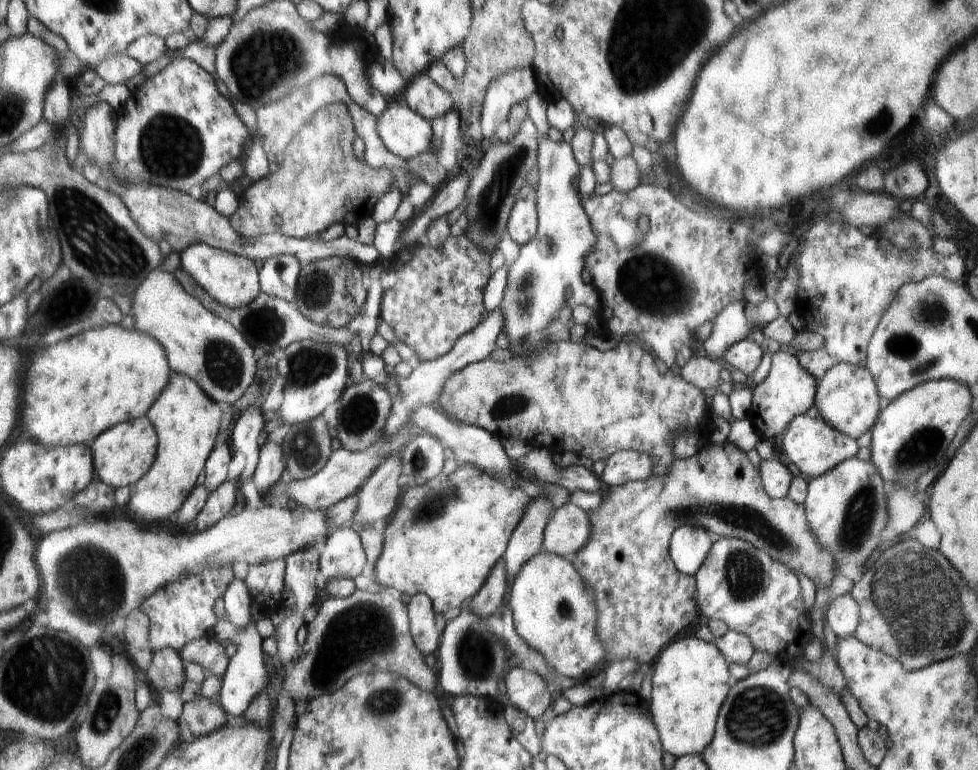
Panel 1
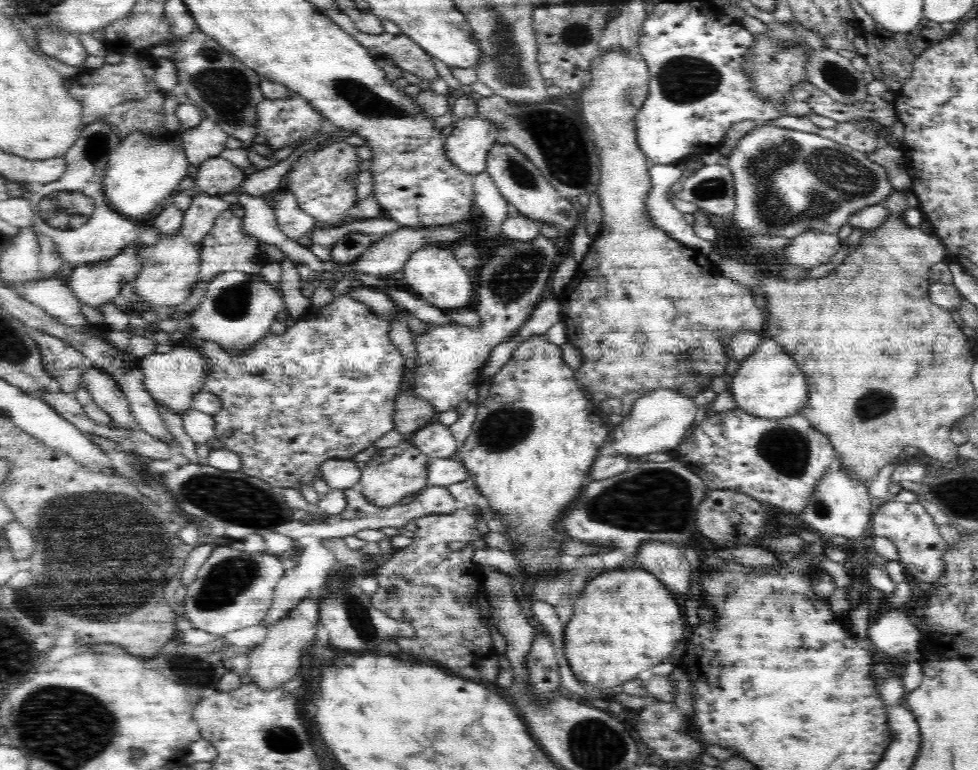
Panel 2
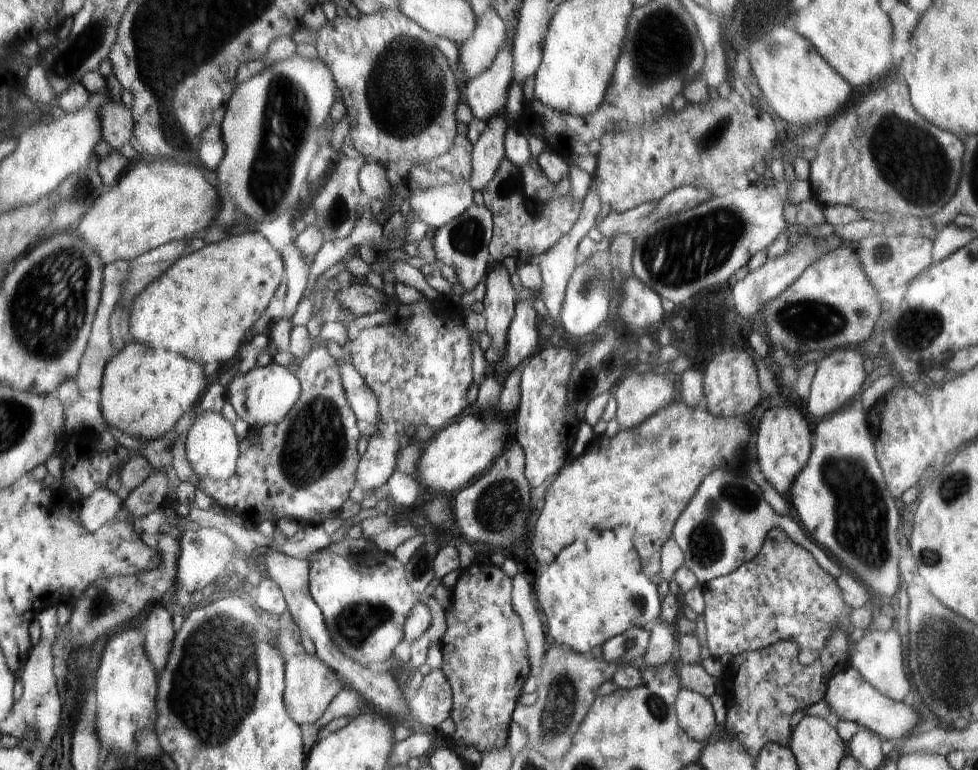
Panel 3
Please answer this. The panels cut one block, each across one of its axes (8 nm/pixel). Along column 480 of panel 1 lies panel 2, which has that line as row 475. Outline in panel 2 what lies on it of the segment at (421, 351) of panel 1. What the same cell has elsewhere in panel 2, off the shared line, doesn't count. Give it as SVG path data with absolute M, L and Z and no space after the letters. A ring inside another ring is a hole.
M342 293L336 294L336 298L331 304L326 304L322 308L312 308L310 312L296 319L295 323L282 335L270 332L261 342L240 355L230 356L218 343L210 343L210 341L197 341L190 338L185 345L197 348L205 357L208 357L208 374L206 374L206 384L202 386L202 390L218 396L219 401L222 402L222 409L216 415L212 415L214 427L216 427L216 438L224 443L226 449L236 452L242 457L240 470L244 474L258 477L274 487L281 489L293 487L299 490L300 485L312 487L311 480L314 476L321 477L319 468L322 463L332 459L350 459L354 454L373 446L373 443L386 432L393 430L396 395L400 392L404 374L404 357L389 339L388 333L391 330L392 322L379 319L378 315L372 313L370 308L362 302L353 300Z

